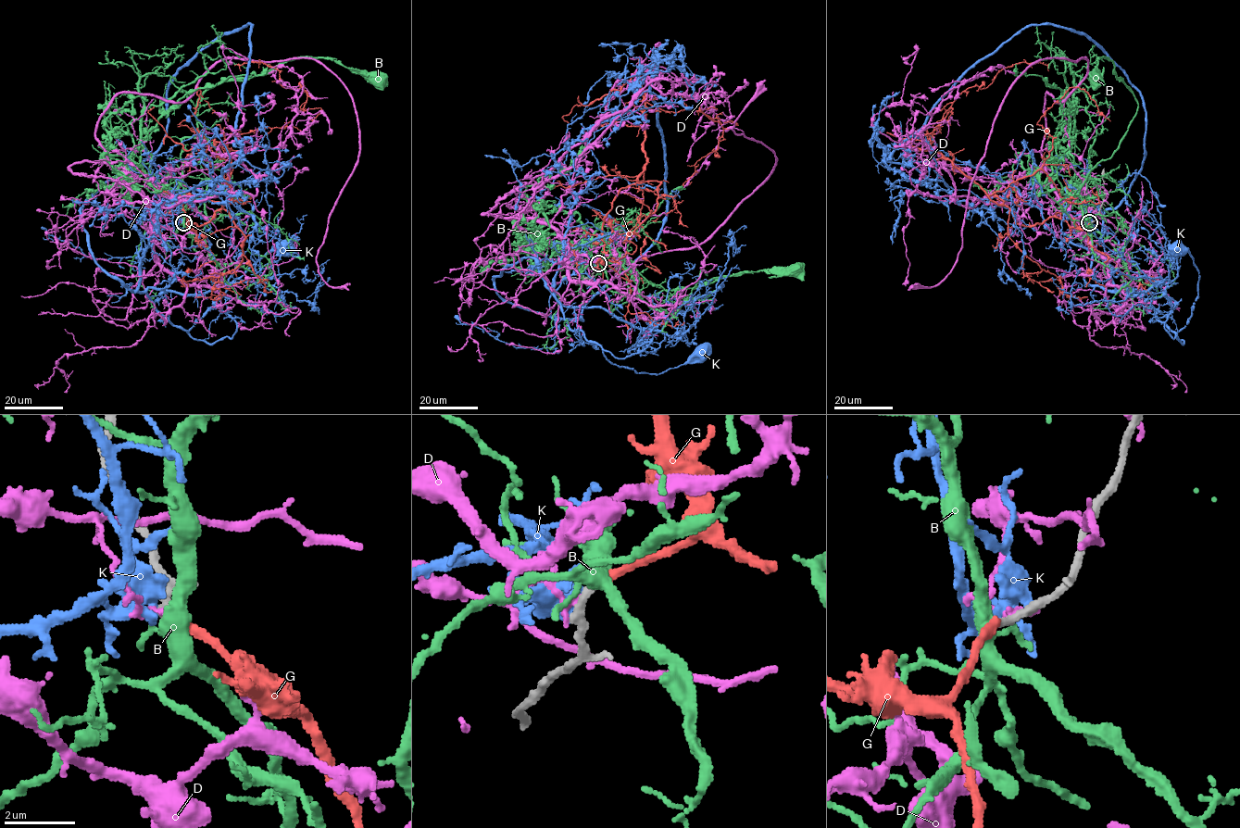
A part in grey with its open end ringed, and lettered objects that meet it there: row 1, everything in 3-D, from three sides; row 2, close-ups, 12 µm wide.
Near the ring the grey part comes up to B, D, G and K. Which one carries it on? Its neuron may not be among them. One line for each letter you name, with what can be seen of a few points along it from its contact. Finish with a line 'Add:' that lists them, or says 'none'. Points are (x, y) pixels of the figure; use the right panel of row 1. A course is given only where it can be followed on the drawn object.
G: it runs (1090, 223), (1019, 225), (931, 145), (970, 87), (1024, 62), (1048, 70)
Add: G

